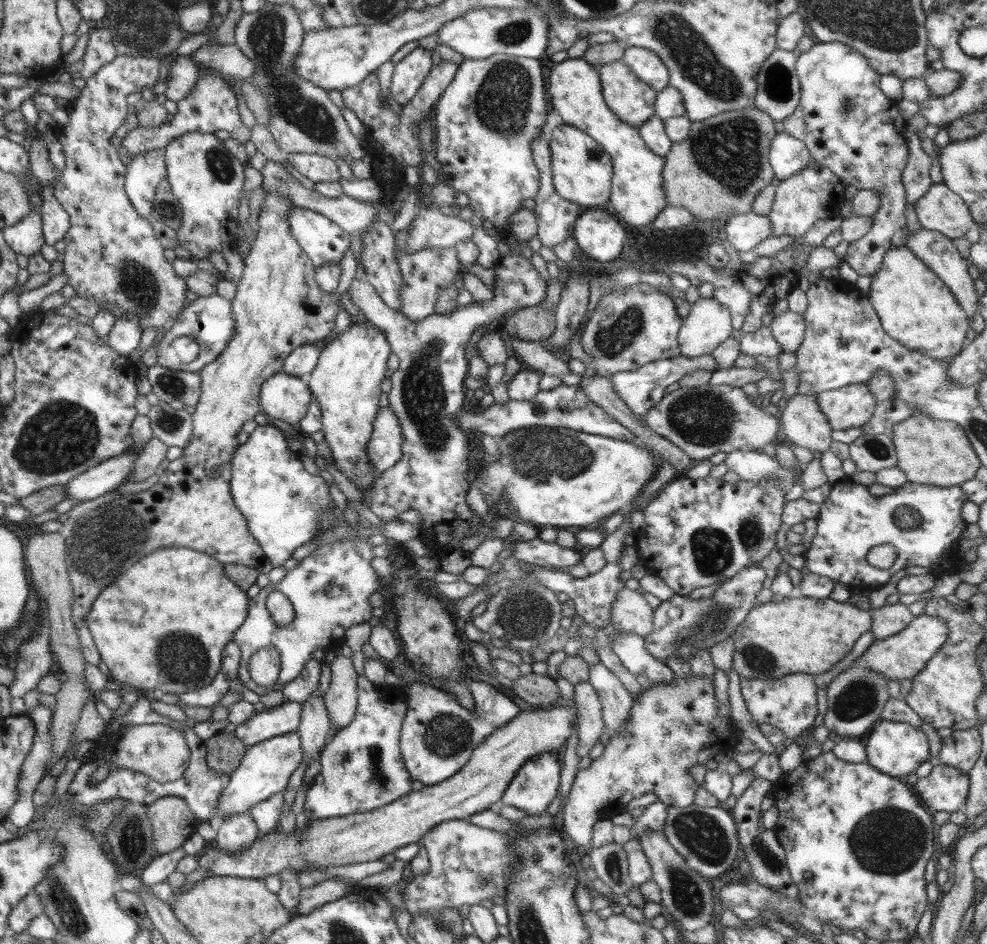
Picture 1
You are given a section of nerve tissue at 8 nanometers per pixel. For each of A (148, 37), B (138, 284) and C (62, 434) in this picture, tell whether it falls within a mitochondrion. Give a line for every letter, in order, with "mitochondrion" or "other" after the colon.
A: mitochondrion
B: mitochondrion
C: mitochondrion

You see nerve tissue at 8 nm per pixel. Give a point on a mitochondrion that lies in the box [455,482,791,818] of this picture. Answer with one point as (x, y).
(712, 550)

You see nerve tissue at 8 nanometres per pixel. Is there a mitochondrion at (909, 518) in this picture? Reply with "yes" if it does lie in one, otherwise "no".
yes

